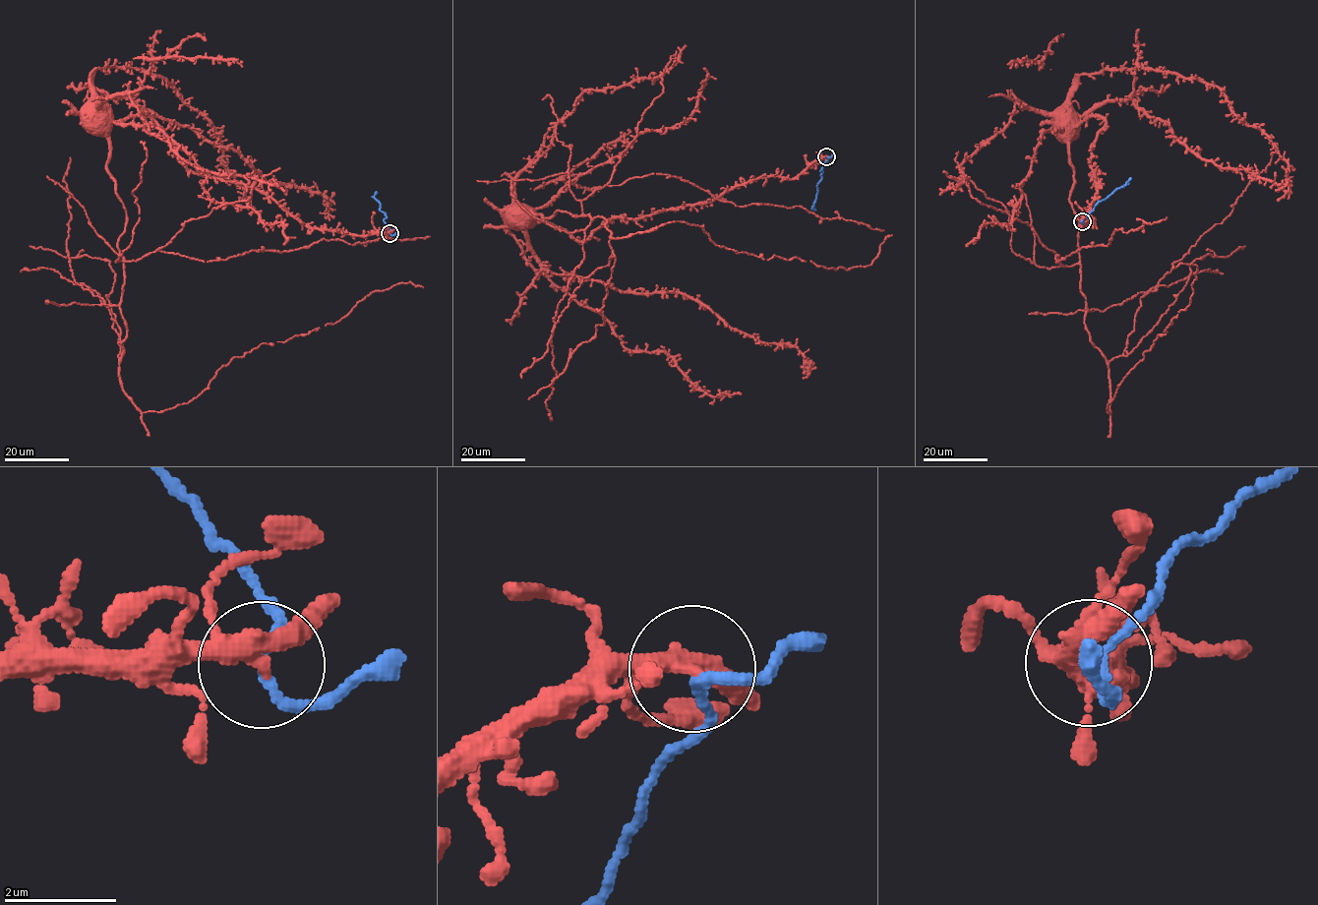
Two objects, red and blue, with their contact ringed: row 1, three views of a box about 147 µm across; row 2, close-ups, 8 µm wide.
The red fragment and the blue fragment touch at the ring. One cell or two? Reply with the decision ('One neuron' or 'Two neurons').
Two neurons

